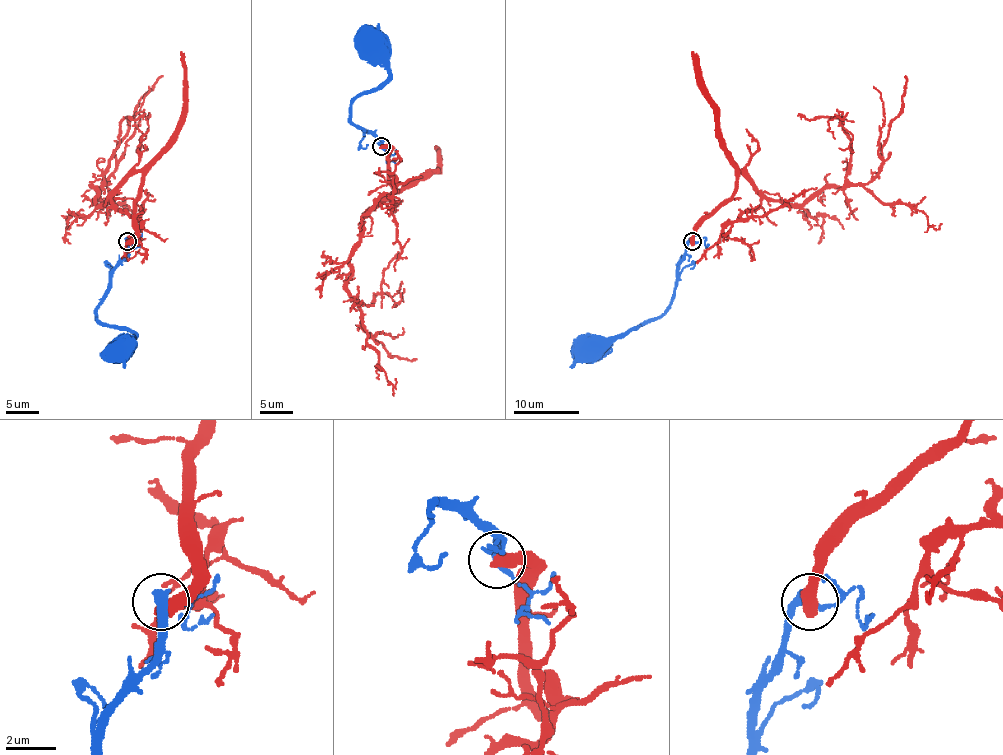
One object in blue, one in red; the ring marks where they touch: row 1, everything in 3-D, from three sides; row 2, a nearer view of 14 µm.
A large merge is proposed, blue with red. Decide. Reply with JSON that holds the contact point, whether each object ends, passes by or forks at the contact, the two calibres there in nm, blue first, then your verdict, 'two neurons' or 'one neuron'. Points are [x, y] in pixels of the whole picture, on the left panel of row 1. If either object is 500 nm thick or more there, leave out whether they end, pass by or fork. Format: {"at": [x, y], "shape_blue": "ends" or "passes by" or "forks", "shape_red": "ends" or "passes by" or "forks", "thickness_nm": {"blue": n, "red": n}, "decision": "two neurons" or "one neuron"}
{"at": [127, 241], "thickness_nm": {"blue": 280, "red": 500}, "decision": "two neurons"}

